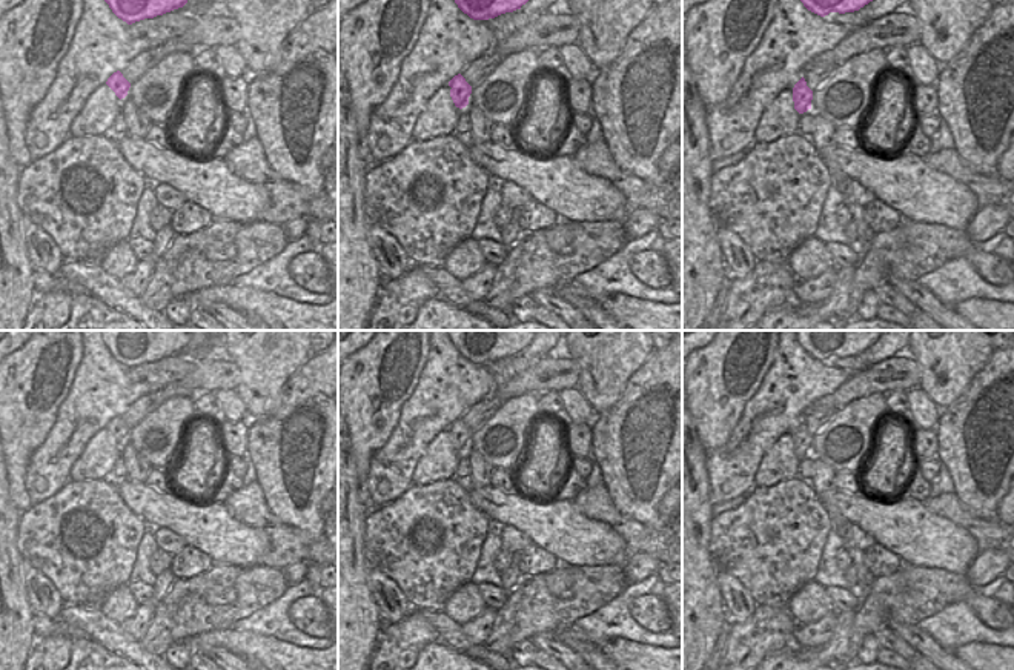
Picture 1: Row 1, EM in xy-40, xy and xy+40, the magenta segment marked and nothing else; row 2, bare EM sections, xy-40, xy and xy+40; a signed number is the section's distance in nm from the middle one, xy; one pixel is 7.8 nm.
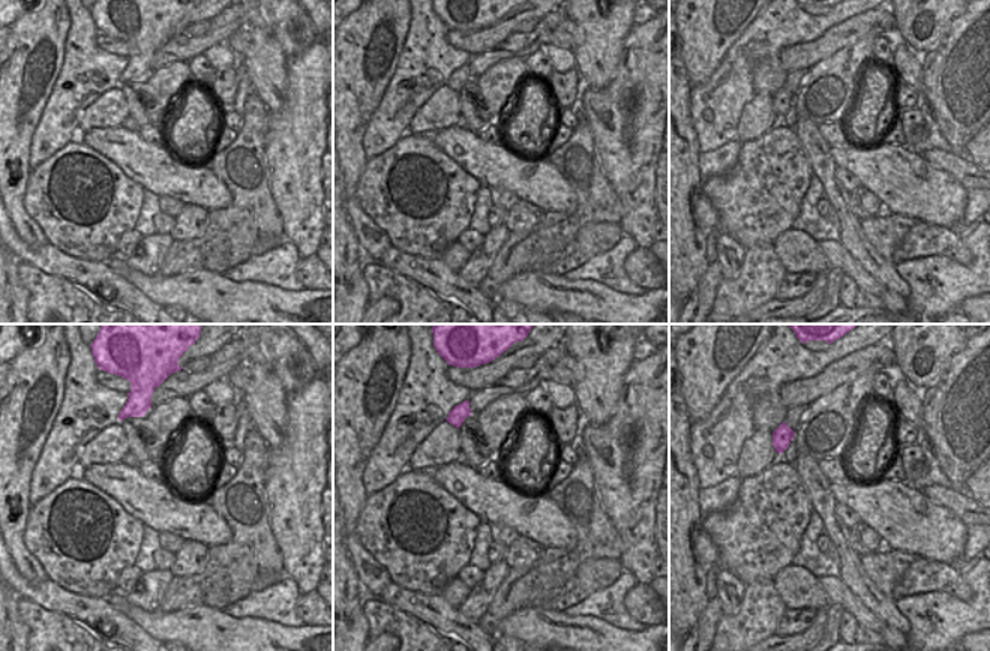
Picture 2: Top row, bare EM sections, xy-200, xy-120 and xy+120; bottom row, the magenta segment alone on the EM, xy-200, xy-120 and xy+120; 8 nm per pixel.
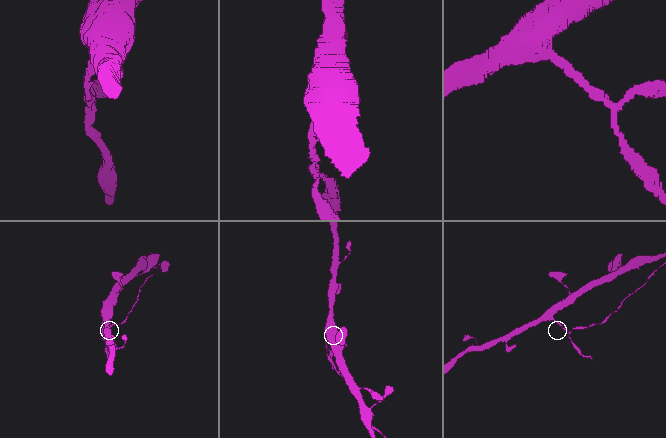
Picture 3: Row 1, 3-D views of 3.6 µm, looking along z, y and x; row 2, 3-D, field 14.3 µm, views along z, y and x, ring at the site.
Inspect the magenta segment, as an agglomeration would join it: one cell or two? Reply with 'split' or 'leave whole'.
split

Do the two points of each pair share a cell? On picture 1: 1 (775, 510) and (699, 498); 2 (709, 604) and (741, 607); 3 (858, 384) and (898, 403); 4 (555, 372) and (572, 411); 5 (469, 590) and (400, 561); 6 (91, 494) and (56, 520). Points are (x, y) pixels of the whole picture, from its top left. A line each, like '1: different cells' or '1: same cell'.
1: different cells
2: different cells
3: different cells
4: different cells
5: different cells
6: same cell

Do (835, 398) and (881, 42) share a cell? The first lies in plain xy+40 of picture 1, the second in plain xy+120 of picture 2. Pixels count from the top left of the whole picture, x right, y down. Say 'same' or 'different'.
different

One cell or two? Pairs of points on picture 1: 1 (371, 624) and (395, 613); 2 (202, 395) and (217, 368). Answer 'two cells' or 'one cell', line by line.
1: two cells
2: two cells

